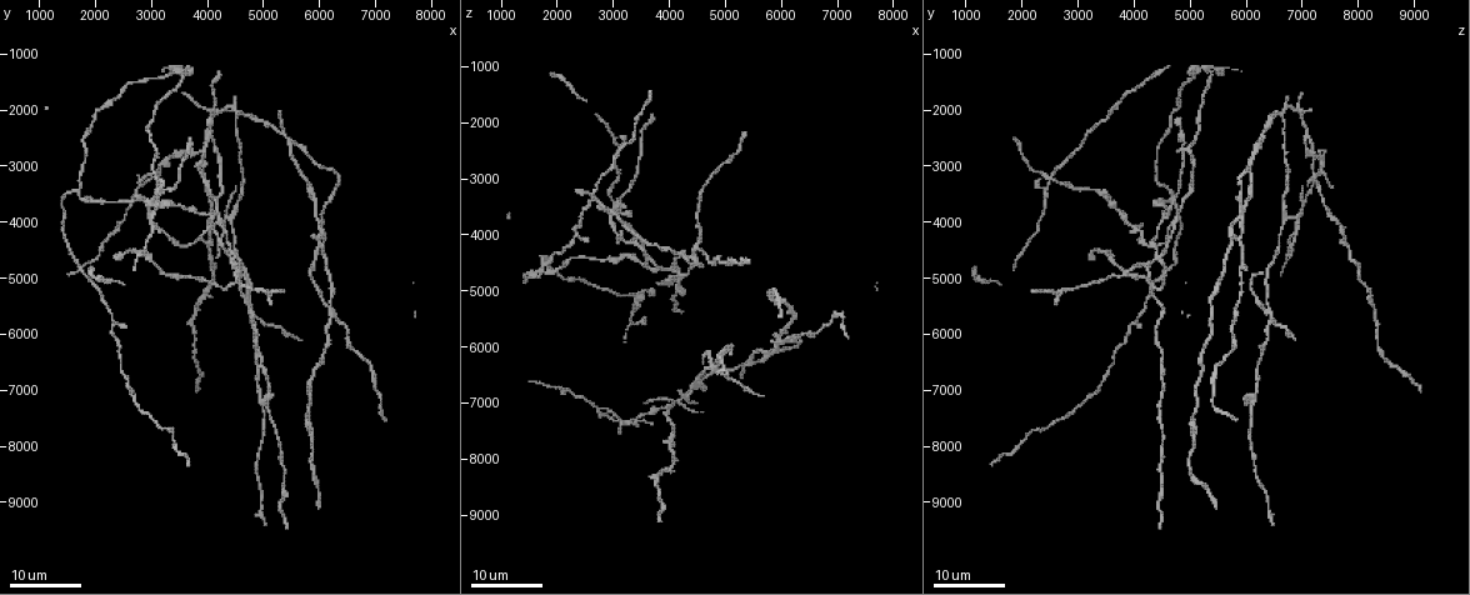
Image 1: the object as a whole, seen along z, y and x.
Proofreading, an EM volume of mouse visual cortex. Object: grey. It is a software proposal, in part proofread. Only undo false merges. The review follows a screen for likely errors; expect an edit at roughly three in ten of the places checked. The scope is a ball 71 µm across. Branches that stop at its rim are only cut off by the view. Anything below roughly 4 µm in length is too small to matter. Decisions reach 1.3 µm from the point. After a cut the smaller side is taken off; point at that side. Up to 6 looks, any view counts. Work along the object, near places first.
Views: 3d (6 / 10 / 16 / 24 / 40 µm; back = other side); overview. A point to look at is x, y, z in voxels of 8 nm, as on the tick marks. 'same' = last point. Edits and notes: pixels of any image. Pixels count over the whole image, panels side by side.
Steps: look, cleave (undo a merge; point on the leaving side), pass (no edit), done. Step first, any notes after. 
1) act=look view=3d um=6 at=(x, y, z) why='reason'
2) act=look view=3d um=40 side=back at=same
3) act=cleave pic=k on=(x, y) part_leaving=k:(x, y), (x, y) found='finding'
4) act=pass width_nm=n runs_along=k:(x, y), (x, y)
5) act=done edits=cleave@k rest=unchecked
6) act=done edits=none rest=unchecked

act=look view=3d um=16 at=(1700, 3450, 4600) why='three-way junction'

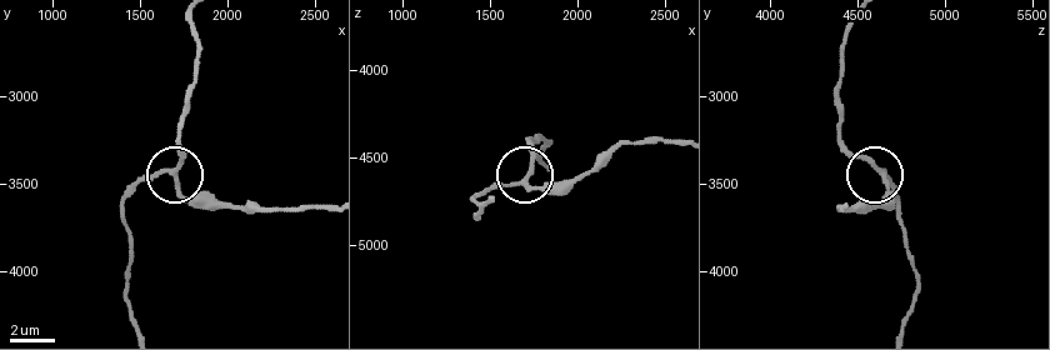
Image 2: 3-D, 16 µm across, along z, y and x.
act=look view=3d um=10 at=(1680, 3440, 4660) why='zoom in'

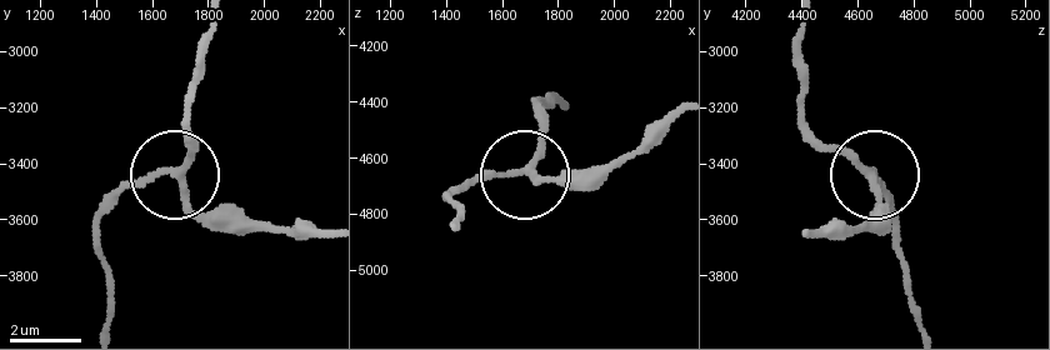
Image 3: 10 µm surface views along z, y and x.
act=pass side_arm_um=37 arms=3 found='one neuron here'

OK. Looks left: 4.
act=look view=3d um=16 at=(4050, 3850, 4600) why='a fork'

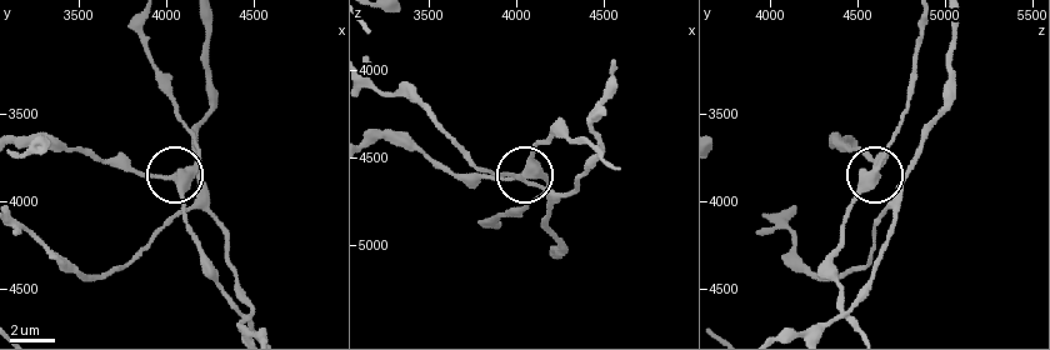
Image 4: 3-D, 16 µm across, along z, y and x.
act=look view=3d um=6 at=(4060, 3860, 4580)

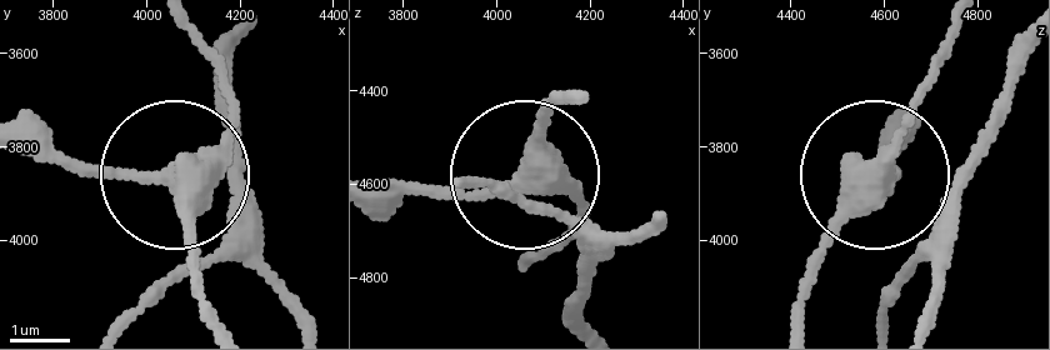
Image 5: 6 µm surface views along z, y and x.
act=pass arms=3 runs_along=5:(229, 329), (184, 195), (234, 105), (219, 50) found='all the same neuron'

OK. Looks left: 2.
act=look view=3d um=16 at=(4400, 3950, 6700) why='branch point'

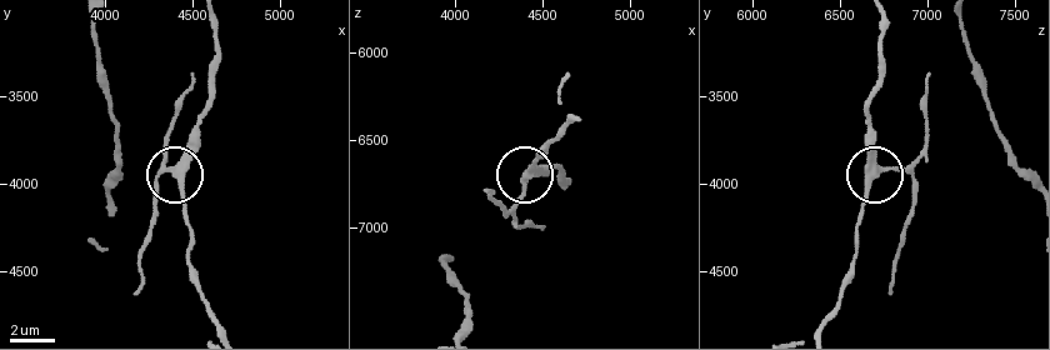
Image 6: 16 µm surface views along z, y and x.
act=look view=3d um=6 at=(4400, 3920, 6720)

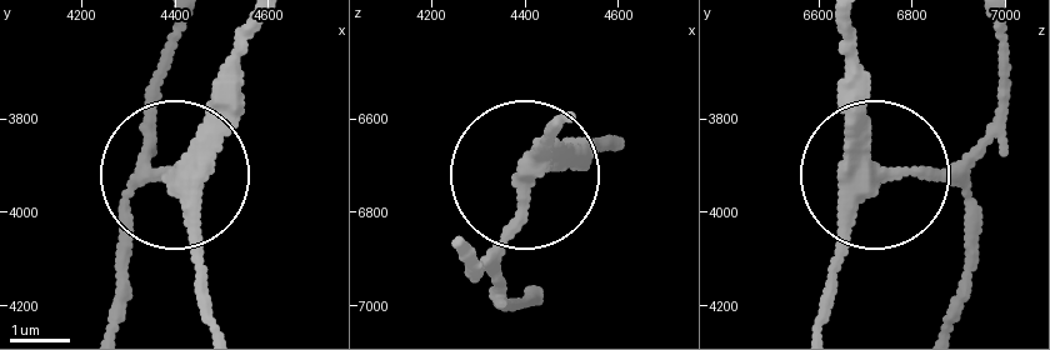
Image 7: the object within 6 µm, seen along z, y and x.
act=cleave pic=7 on=(146, 179) width_nm=280 found='a second neuron is stuck on'

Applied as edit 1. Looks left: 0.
act=done edits=cleave@7 rest=unchecked

